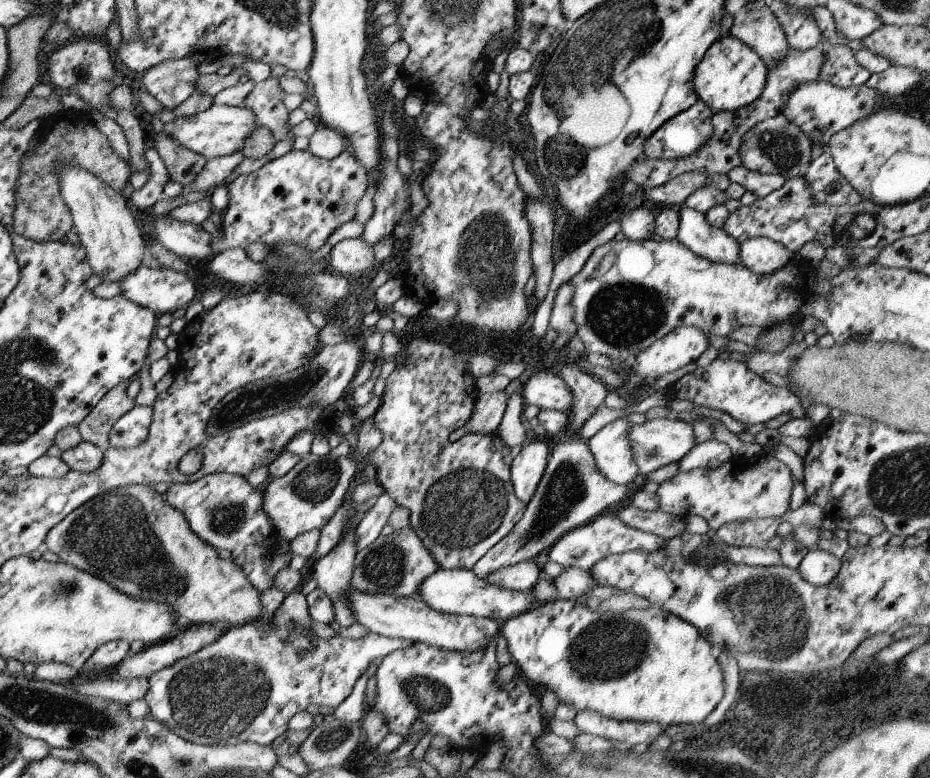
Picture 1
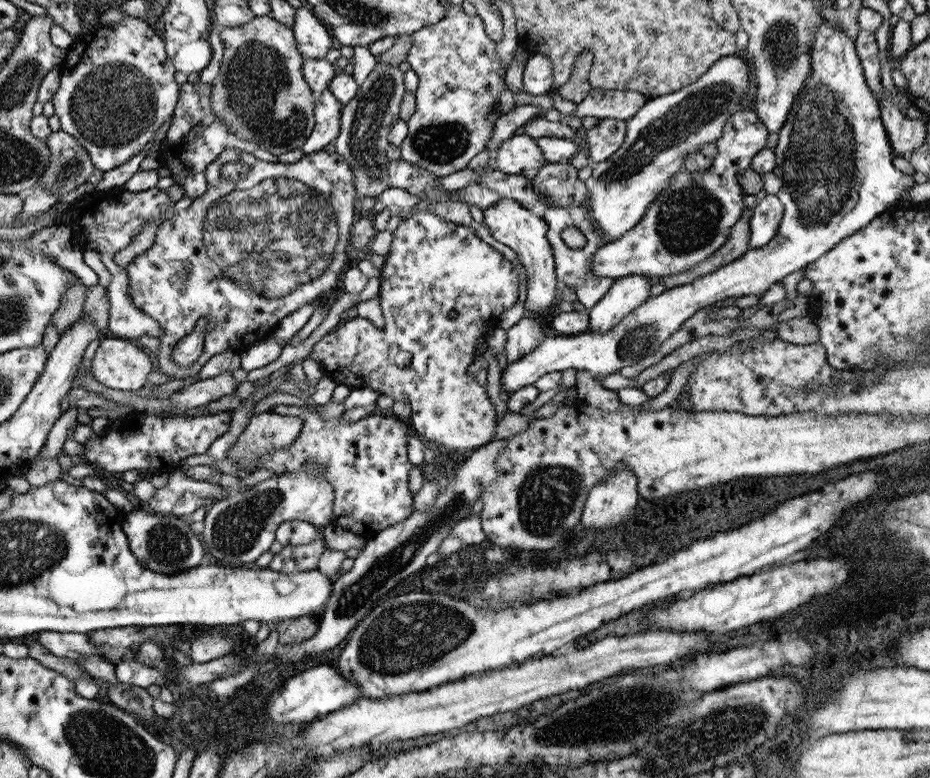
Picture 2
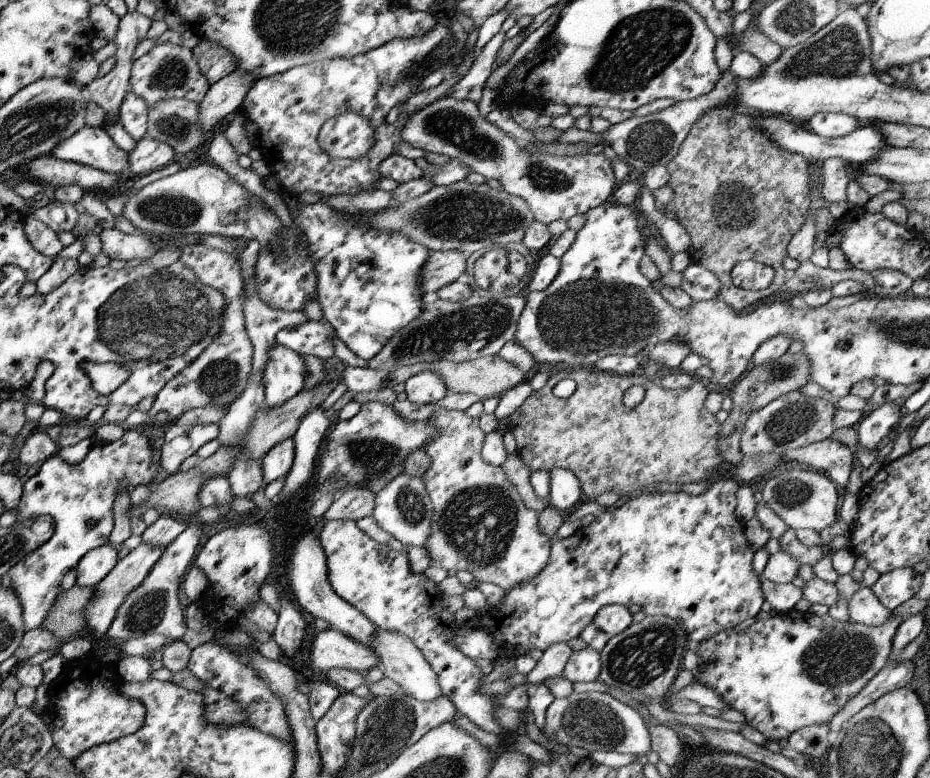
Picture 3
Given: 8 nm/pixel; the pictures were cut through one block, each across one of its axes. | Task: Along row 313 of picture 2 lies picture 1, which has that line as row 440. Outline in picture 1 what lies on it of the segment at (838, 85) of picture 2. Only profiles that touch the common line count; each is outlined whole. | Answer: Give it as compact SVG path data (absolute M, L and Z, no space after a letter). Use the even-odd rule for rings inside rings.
M667 418L665 420L647 420L641 426L631 424L629 442L631 442L631 448L633 448L633 460L639 466L641 478L653 474L655 470L659 470L659 468L663 468L667 464L679 462L691 448L697 446L691 424L681 422L677 418L675 420L667 420Z

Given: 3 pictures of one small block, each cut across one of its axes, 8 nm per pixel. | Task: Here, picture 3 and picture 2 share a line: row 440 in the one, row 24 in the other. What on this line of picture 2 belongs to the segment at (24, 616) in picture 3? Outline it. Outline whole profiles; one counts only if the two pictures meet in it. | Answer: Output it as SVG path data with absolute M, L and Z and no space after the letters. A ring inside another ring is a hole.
M123 16L115 28L95 26L89 32L93 32L93 42L89 46L83 46L81 54L79 50L71 50L69 58L59 64L59 88L53 94L51 104L61 124L61 132L73 136L79 146L87 150L97 170L109 172L123 166L133 156L139 156L145 150L147 142L153 140L155 130L173 116L181 86L173 82L175 68L167 58L165 42L161 40L159 32L155 32L143 20Z

